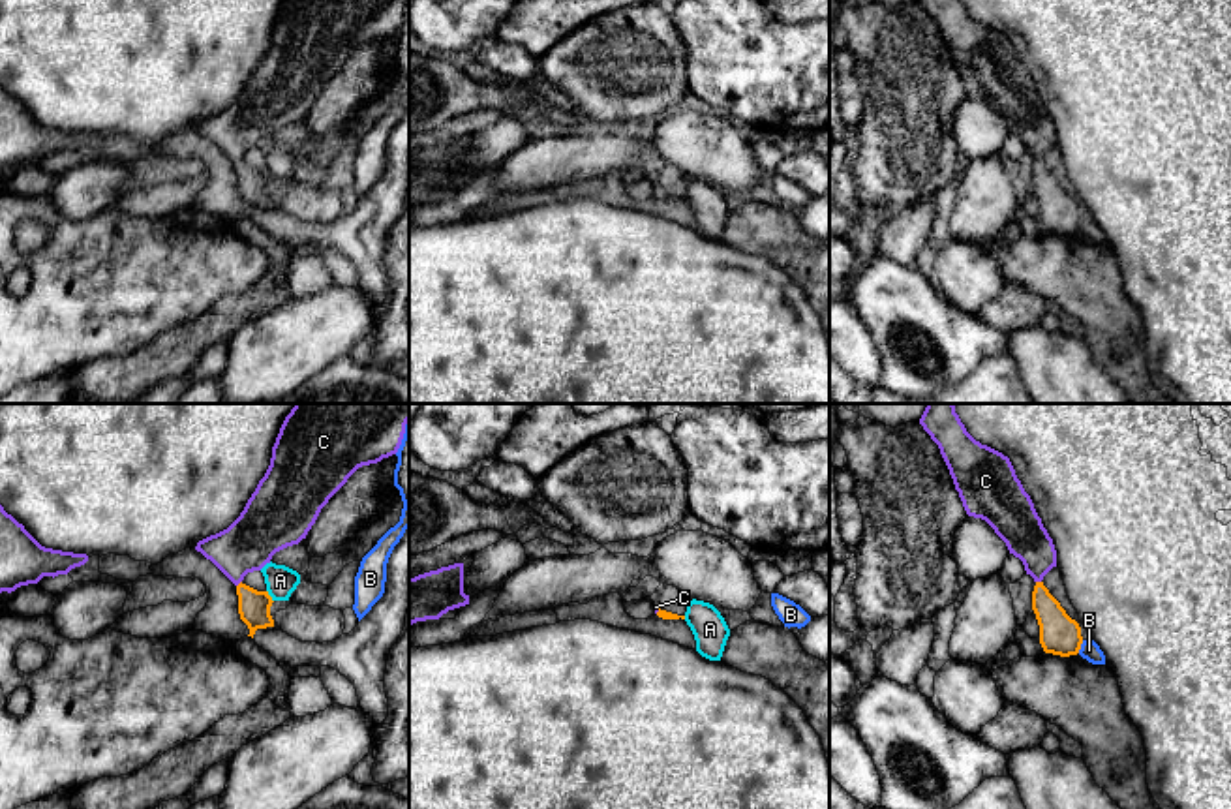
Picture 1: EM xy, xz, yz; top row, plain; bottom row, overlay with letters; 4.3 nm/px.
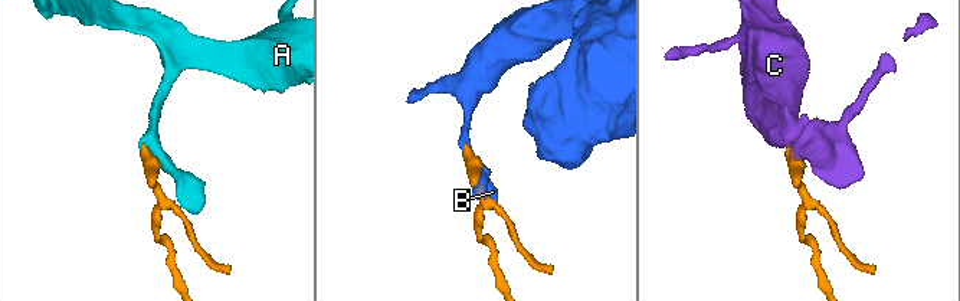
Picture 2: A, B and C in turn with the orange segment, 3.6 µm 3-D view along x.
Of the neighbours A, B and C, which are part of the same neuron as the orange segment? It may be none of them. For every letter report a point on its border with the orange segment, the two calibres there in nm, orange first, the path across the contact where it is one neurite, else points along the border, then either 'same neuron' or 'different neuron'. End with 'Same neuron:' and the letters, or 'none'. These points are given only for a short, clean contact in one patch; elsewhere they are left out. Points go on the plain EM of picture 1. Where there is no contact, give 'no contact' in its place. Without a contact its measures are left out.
A: xy (269, 175) | 140/130 nm | along xy (267, 169), (273, 181) | different neuron
B: yz (1079, 226) | 170/80 nm | different neuron
C: xy (239, 164) | 140/220 nm | across xy (254, 186), (239, 164), (239, 132), (259, 111) | same neuron
Same neuron: C

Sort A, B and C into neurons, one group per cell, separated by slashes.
A / B / C

